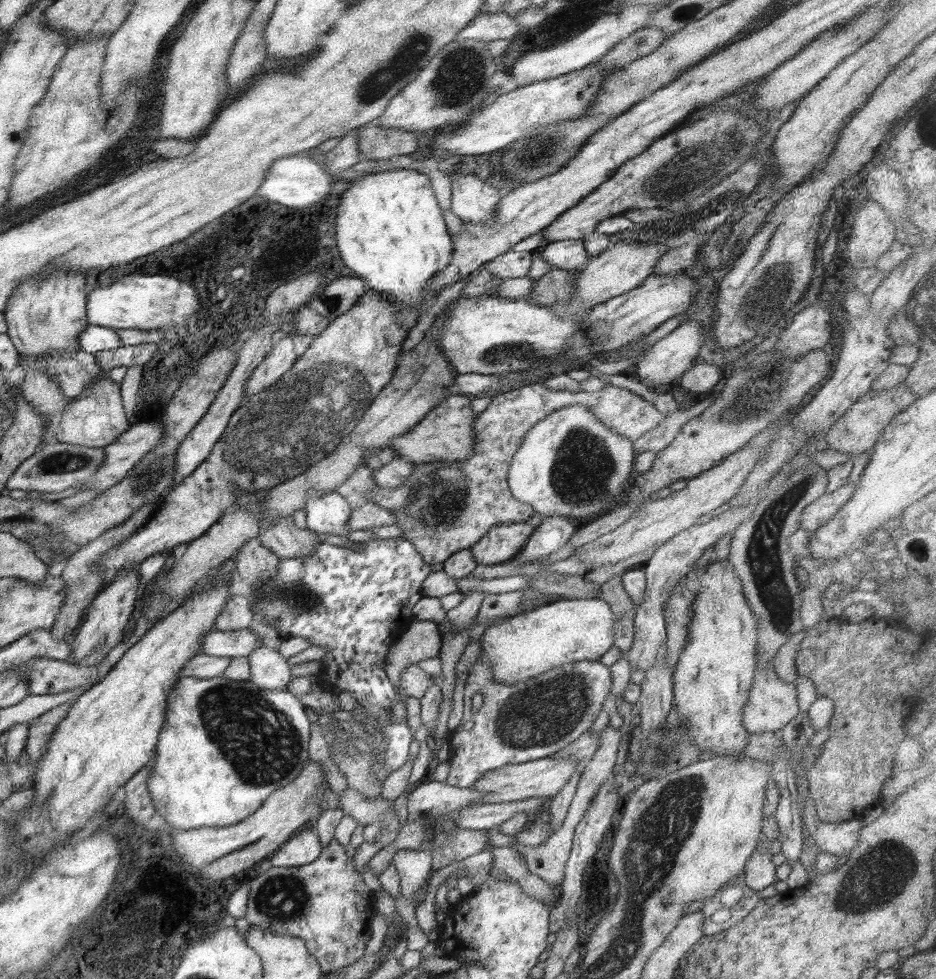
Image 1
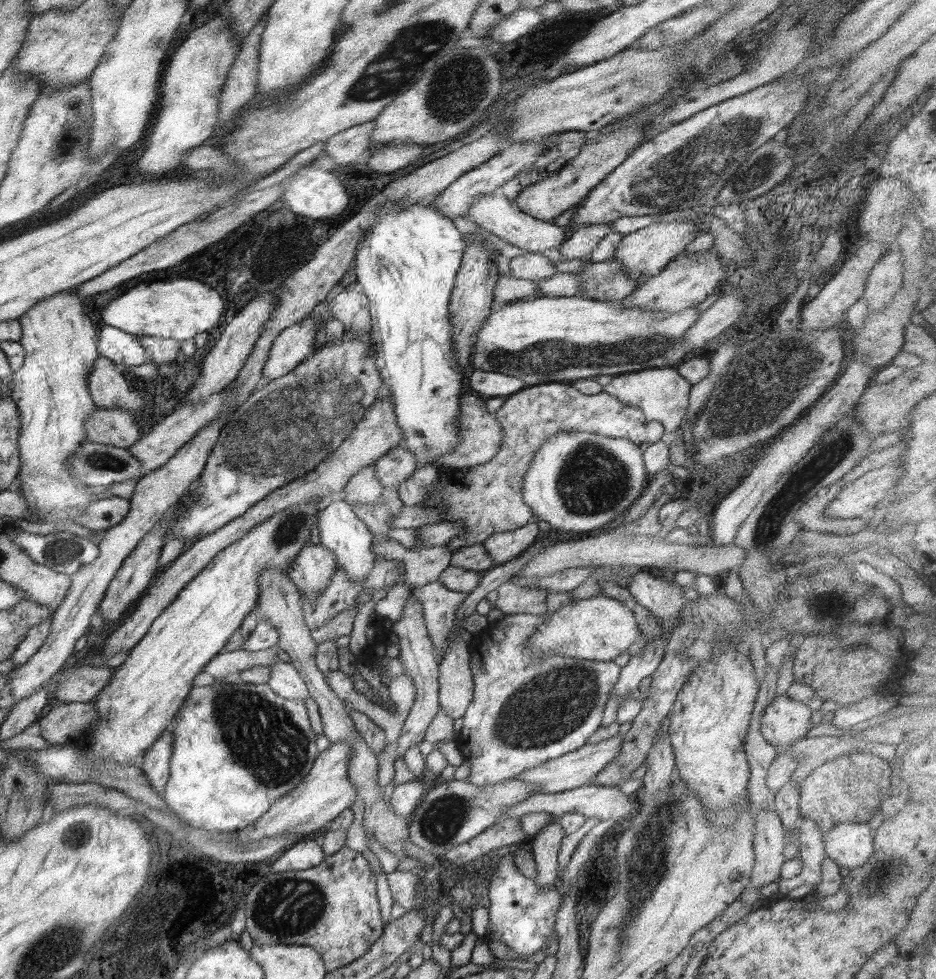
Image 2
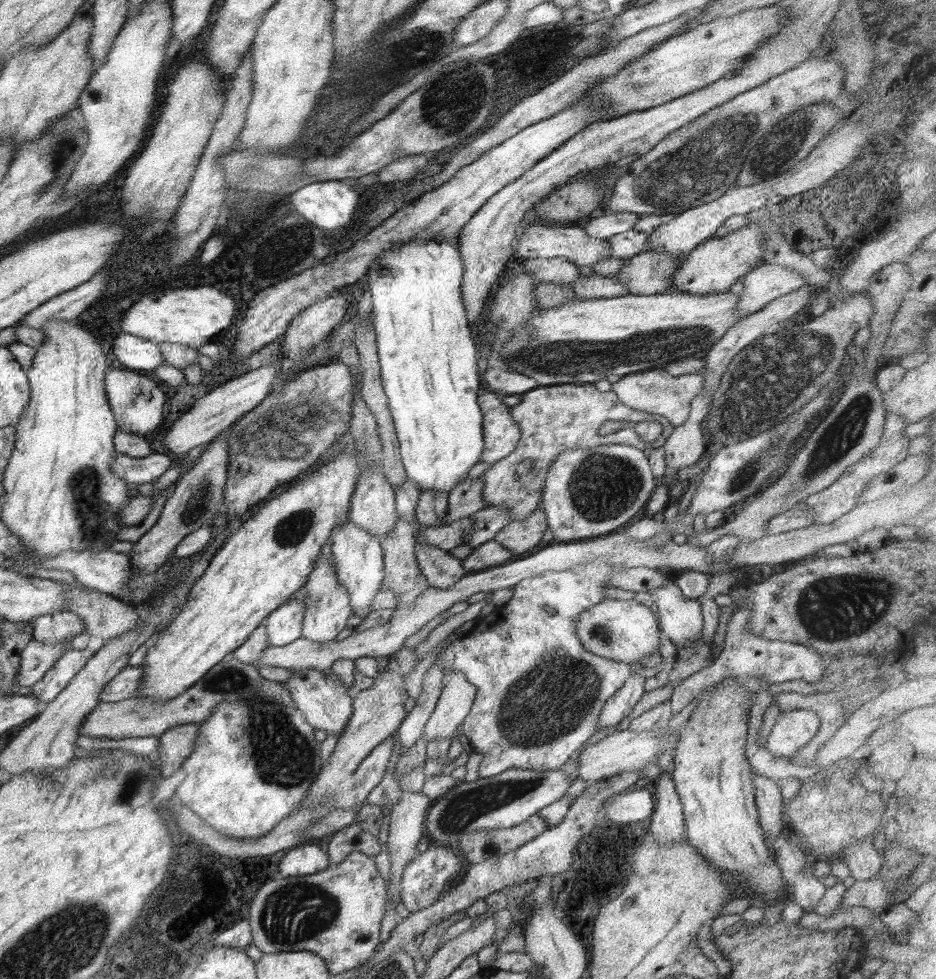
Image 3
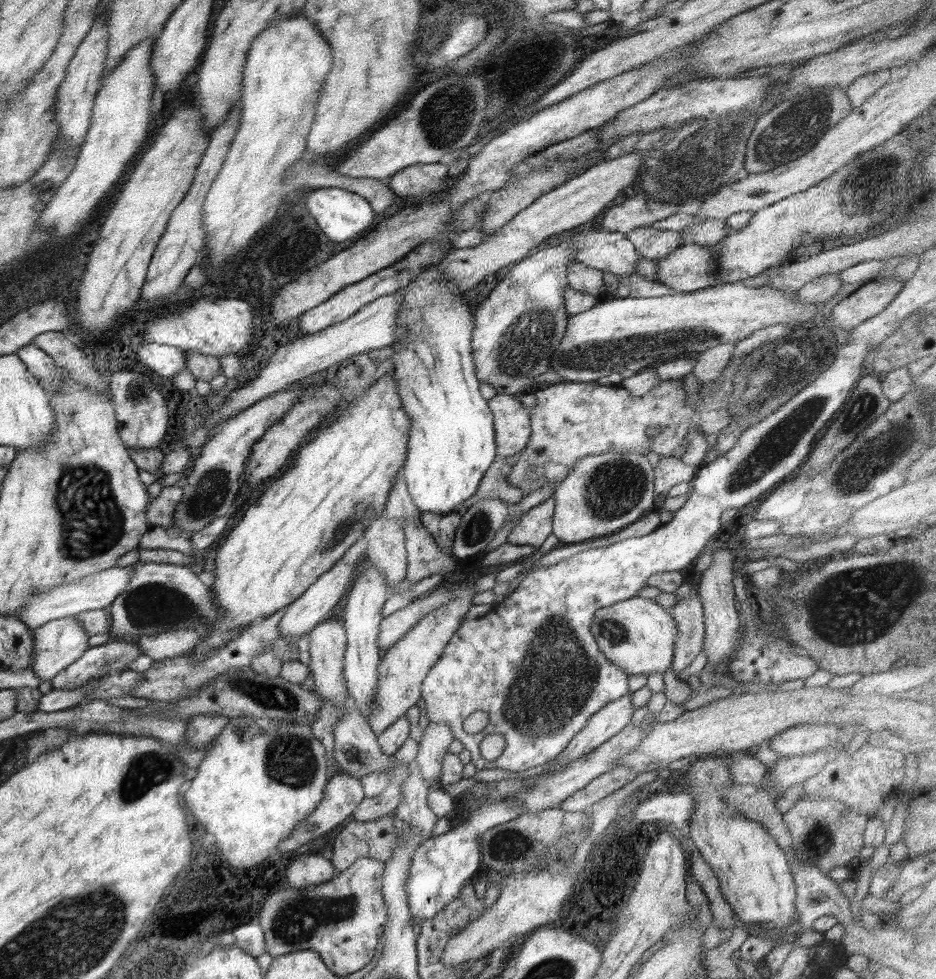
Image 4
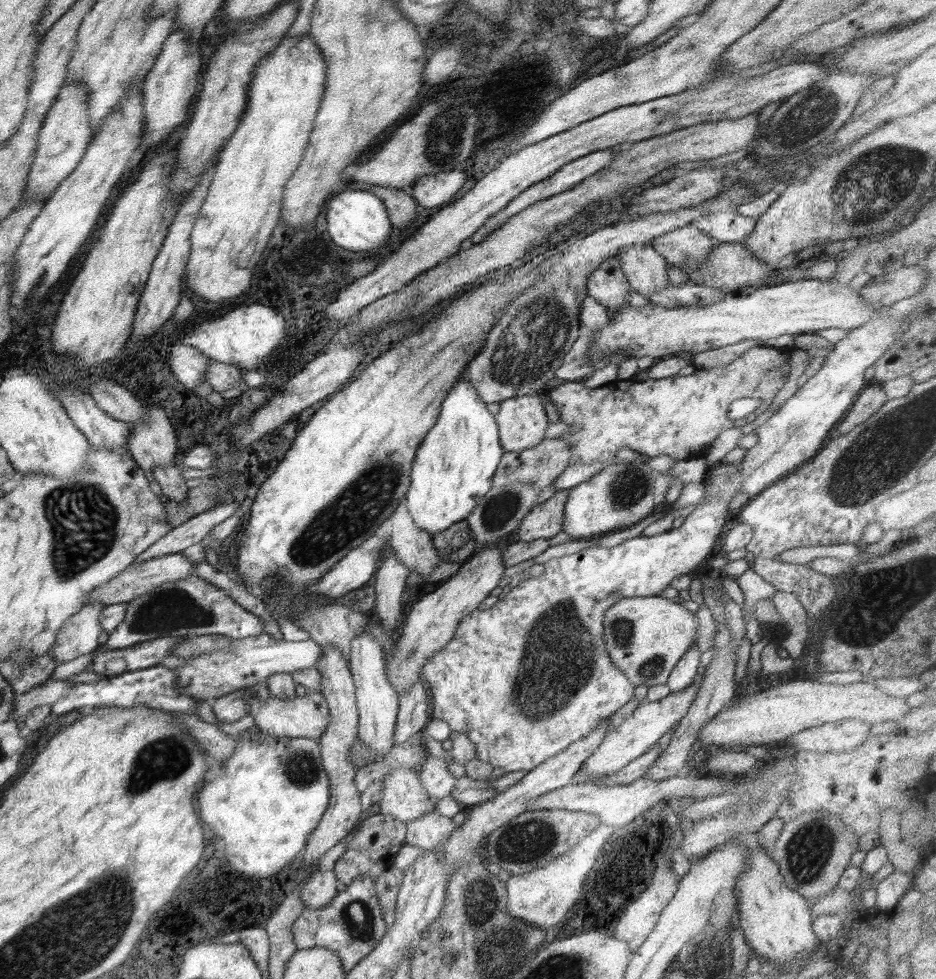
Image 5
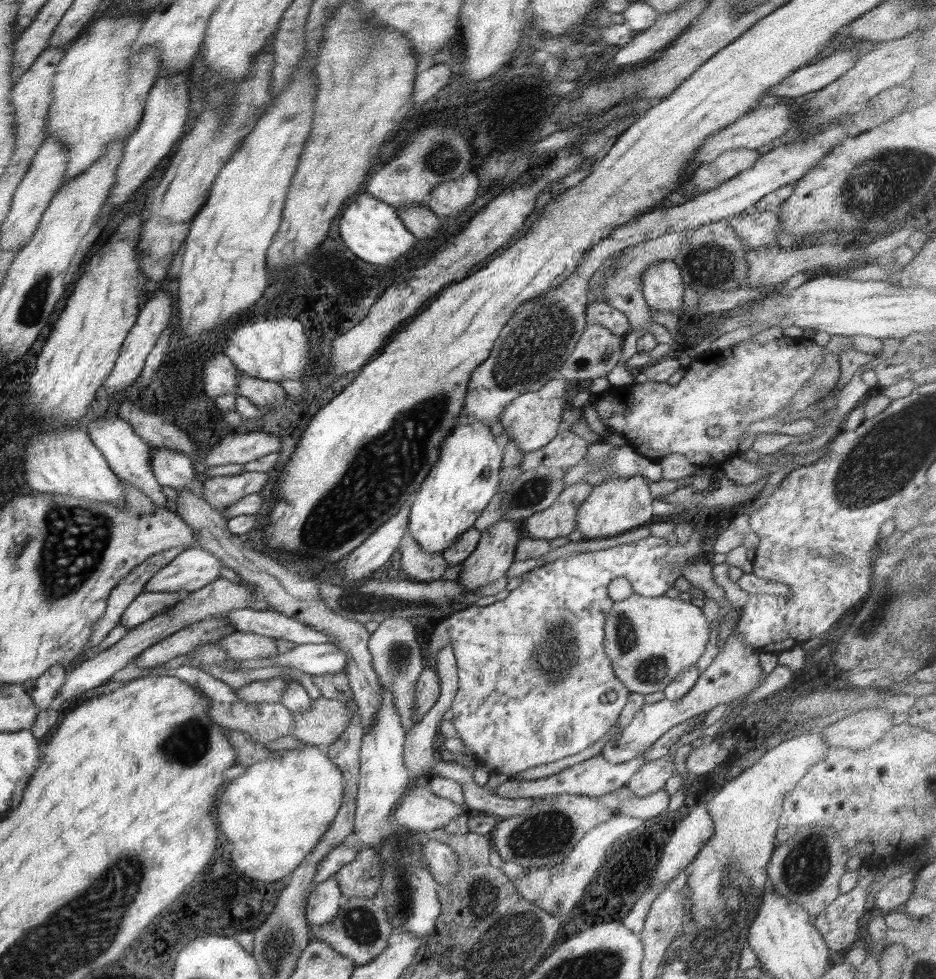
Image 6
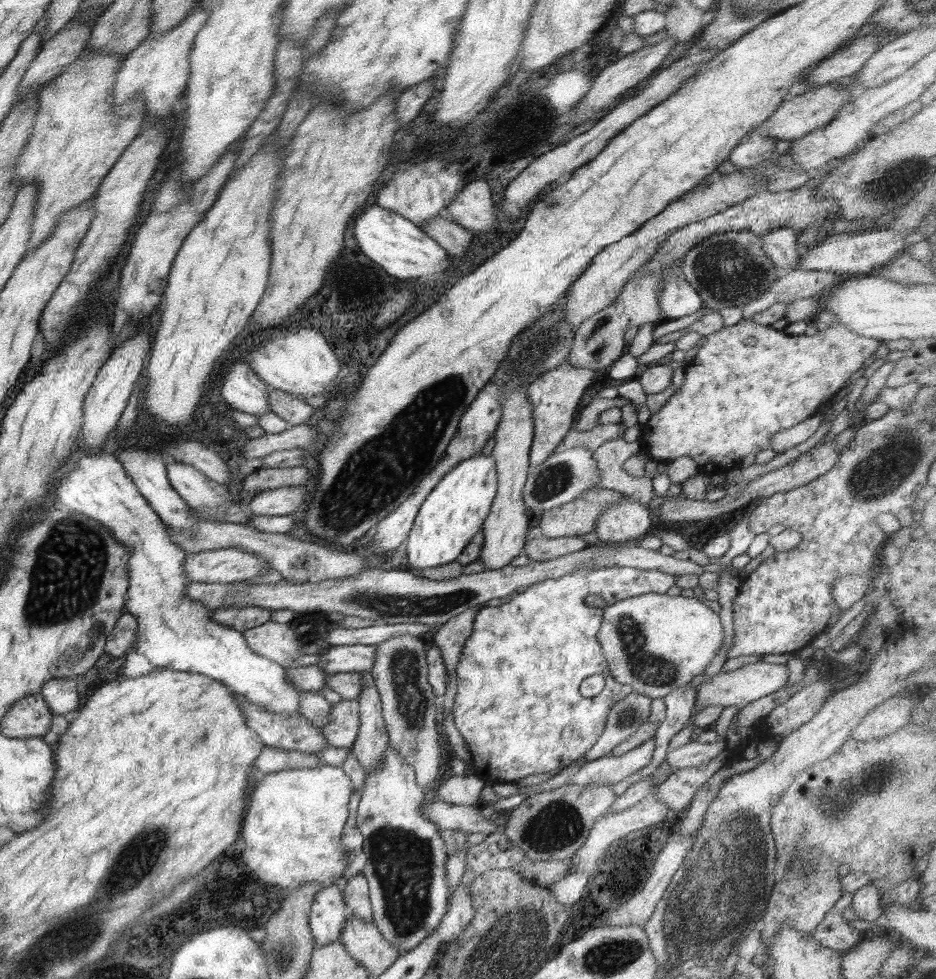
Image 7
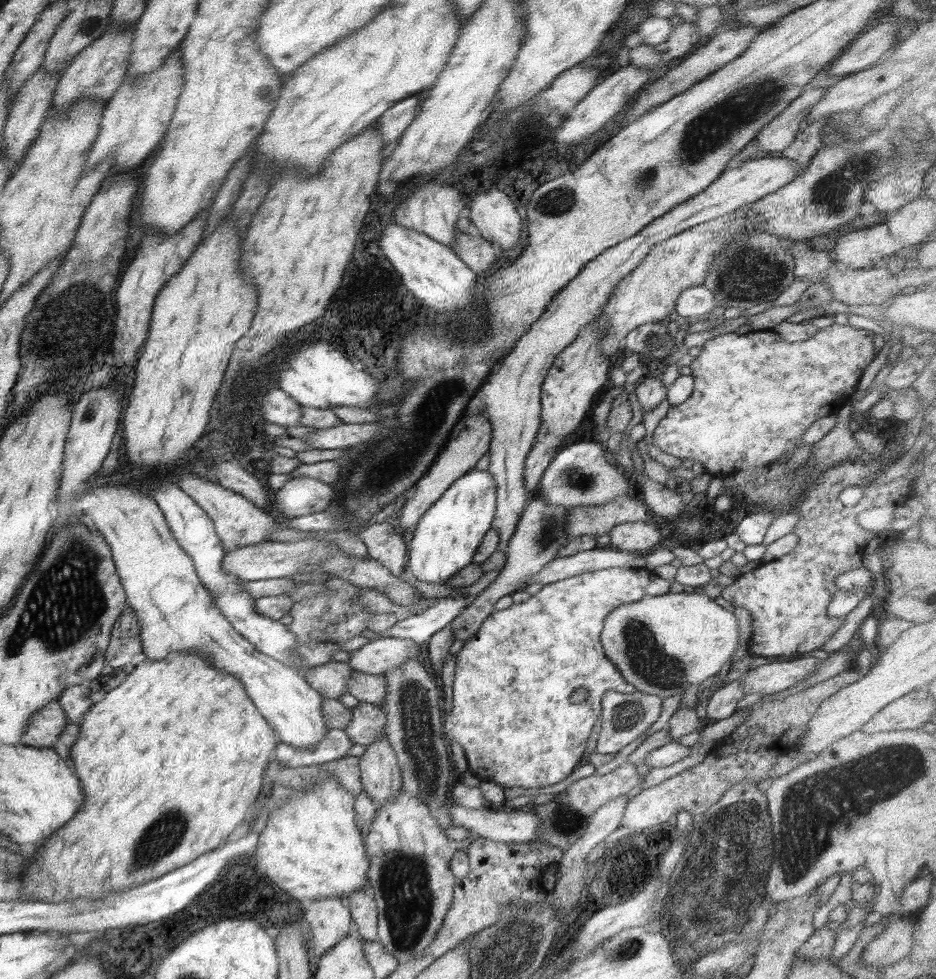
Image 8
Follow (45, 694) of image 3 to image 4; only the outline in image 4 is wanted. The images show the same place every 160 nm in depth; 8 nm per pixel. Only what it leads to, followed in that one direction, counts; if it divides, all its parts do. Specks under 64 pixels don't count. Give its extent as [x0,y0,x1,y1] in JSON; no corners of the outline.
[51,640,140,690]

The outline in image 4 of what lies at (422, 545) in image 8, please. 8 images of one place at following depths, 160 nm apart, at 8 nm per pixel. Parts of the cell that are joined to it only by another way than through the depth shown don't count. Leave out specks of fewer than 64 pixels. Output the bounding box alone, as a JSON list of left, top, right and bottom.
[391,263,496,514]

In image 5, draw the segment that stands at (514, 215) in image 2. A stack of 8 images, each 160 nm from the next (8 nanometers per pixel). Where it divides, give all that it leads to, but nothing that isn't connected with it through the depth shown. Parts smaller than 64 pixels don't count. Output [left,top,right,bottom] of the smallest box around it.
[615,244,670,296]

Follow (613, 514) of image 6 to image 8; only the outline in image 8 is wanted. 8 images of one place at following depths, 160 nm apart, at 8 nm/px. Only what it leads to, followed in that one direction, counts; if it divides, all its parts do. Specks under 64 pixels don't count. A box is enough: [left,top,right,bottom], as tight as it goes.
[608,521,663,554]

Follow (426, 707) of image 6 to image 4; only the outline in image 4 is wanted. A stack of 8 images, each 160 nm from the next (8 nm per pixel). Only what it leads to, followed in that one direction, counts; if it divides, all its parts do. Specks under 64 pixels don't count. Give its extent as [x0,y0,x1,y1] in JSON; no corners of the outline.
[367,582,476,755]

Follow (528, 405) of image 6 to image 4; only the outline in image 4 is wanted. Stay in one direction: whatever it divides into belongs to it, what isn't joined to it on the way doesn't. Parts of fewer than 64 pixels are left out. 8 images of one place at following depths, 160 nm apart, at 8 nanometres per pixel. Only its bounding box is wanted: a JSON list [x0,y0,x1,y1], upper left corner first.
[487,394,532,457]

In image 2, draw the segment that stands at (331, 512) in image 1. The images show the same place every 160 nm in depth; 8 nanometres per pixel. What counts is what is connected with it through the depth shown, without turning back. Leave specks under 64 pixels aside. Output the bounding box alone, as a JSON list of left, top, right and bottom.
[317,496,376,585]

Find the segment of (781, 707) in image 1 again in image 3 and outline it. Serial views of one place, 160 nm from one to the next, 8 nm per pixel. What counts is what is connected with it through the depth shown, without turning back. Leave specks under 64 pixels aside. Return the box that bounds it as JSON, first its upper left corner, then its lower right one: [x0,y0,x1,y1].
[765,708,820,757]

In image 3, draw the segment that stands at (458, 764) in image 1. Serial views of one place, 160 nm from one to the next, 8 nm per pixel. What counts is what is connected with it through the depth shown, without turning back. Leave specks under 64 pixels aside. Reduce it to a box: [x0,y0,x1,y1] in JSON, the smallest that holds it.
[436,558,632,778]

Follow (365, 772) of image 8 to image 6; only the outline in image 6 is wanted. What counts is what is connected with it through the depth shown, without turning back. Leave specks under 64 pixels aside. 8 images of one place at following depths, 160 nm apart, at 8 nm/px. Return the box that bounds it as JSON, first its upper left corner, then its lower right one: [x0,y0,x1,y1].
[175,489,382,730]

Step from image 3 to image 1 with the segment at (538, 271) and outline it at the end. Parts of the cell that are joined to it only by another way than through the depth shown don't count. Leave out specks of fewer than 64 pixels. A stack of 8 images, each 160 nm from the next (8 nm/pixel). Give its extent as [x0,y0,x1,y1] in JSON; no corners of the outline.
[482,249,533,279]

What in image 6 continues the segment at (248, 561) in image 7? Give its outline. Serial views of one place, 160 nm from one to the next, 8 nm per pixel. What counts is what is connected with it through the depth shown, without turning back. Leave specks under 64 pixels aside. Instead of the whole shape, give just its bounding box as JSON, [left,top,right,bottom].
[145,546,224,593]

